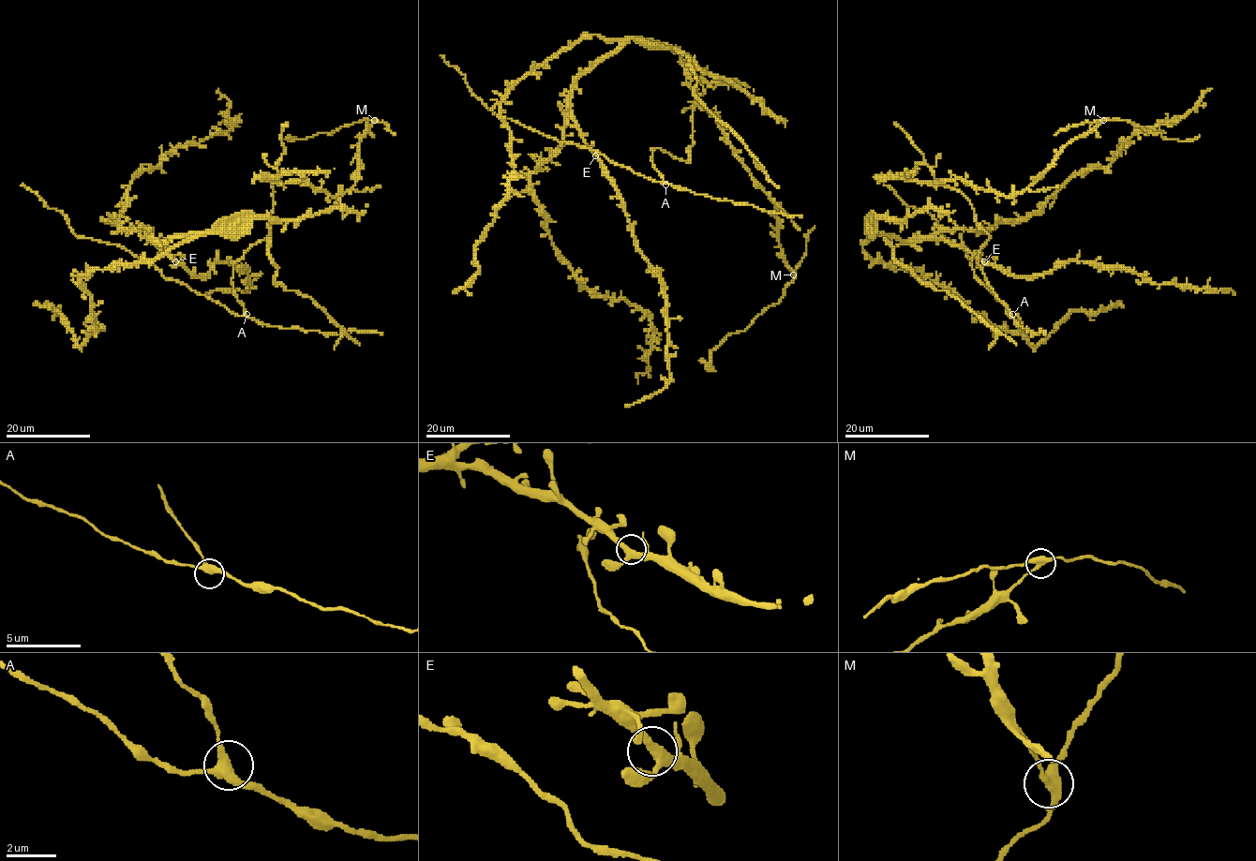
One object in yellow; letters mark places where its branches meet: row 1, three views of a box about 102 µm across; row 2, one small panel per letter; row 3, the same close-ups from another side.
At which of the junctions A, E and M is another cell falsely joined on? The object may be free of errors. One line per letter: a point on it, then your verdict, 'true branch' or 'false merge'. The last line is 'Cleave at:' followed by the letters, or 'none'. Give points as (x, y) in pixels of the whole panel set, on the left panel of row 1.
A: at (246, 314); true branch
E: at (175, 261); true branch
M: at (374, 120); false merge
Cleave at: M

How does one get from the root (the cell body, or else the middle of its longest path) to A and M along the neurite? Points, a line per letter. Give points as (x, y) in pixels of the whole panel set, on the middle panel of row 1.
A: (625, 168), (665, 185)
M: (625, 168), (664, 182), (652, 152), (688, 161), (692, 109), (709, 110), (774, 203), (793, 274)

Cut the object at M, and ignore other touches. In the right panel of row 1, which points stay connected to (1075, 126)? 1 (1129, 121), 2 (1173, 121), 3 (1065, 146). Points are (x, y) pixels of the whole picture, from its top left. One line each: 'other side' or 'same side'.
1: same side
2: other side
3: other side

